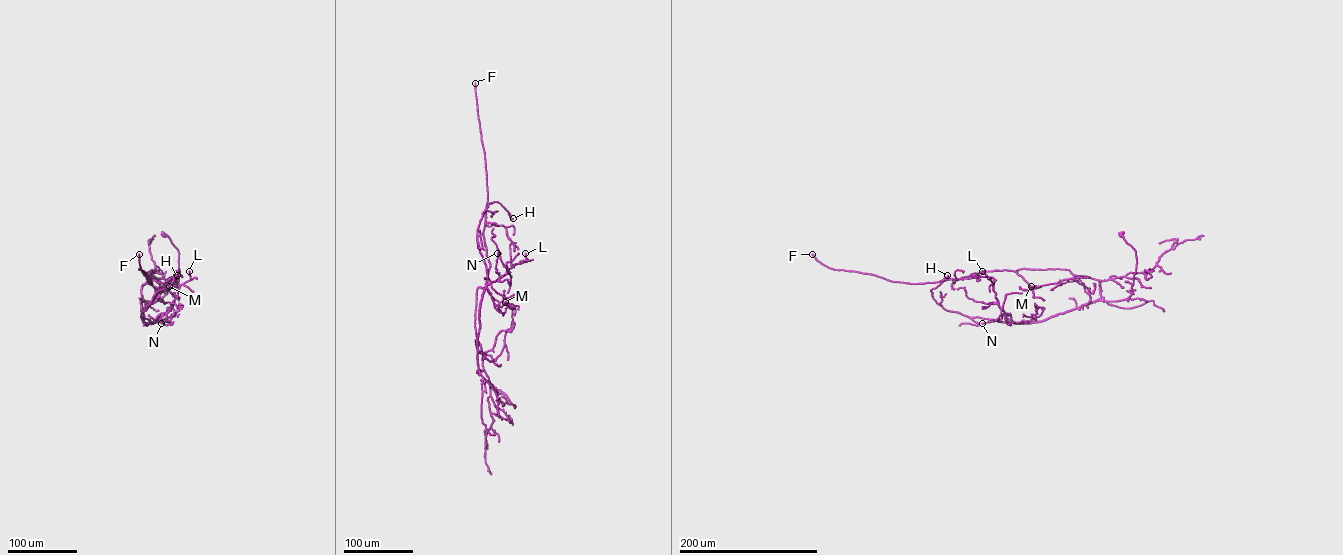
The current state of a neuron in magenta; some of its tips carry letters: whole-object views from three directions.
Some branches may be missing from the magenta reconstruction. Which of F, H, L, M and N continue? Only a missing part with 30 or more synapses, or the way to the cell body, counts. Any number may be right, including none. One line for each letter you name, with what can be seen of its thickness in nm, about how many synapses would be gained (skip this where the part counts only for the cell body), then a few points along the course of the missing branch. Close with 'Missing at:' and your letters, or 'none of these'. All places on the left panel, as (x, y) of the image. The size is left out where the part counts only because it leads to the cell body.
F: Thickness 320 nm. Roughly 300 synapses. Course of what is missing: (139, 254), (136, 209), (140, 189), (155, 199), (164, 220), (169, 221)
Missing at: F

